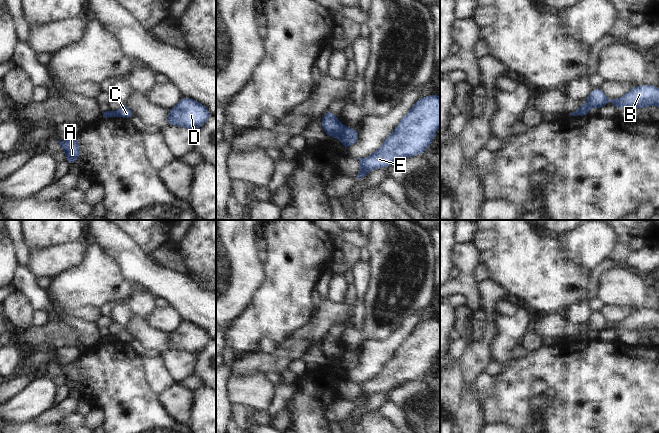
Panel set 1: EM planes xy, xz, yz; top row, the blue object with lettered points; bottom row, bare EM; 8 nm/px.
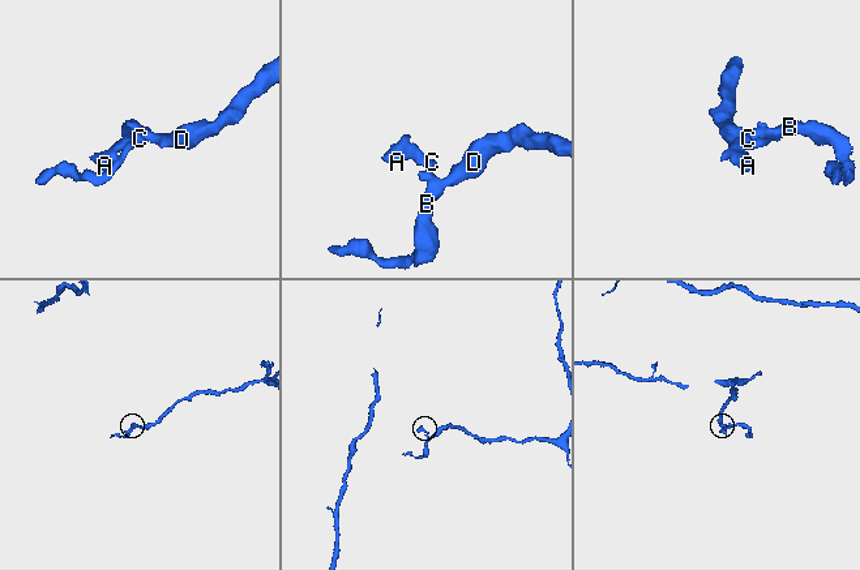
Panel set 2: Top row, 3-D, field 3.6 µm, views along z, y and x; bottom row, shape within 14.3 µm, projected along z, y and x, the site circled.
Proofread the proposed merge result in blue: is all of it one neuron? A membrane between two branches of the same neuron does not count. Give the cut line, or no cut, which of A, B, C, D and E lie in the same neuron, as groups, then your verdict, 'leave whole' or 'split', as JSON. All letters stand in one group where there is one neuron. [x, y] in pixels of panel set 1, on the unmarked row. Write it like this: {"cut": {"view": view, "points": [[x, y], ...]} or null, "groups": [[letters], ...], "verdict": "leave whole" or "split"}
{"cut": {"view": "xz", "points": [[344, 351], [339, 361]]}, "groups": [["A"], ["B", "C", "D", "E"]], "verdict": "split"}

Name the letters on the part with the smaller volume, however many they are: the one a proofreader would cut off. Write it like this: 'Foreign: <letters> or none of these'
Foreign: A

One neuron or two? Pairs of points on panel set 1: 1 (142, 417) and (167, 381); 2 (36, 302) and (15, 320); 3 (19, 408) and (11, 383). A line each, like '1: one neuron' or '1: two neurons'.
1: two neurons
2: two neurons
3: two neurons

